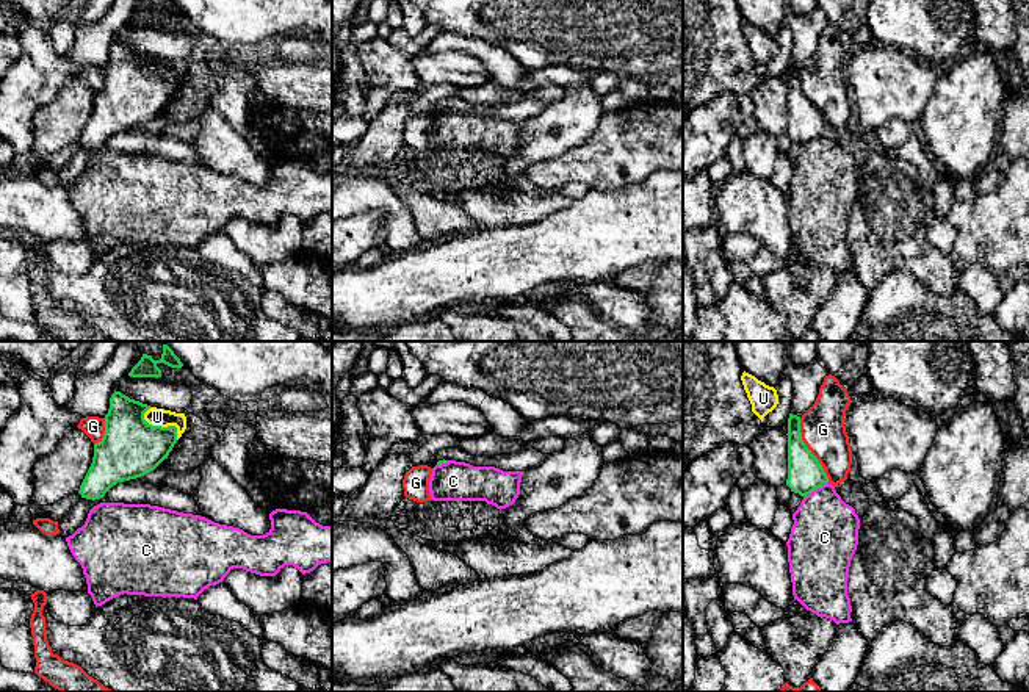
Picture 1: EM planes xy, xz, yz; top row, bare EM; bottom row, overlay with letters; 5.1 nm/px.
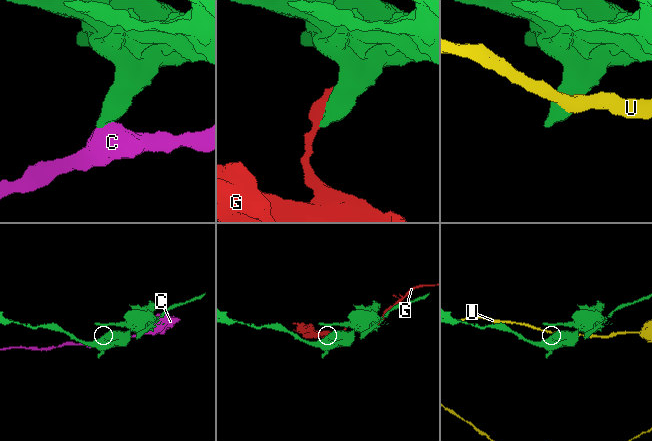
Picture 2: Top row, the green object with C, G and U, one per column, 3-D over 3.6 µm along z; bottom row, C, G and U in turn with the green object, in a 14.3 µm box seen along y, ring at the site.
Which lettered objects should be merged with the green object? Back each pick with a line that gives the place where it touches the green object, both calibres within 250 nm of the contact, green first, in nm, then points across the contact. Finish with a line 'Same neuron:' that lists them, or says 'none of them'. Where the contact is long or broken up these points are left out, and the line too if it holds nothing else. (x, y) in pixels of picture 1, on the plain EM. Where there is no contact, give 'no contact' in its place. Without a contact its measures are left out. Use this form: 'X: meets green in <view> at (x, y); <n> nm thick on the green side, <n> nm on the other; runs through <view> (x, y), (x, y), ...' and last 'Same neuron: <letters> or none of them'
Same neuron: none of them

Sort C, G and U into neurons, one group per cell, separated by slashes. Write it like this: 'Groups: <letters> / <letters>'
Groups: C / G / U

